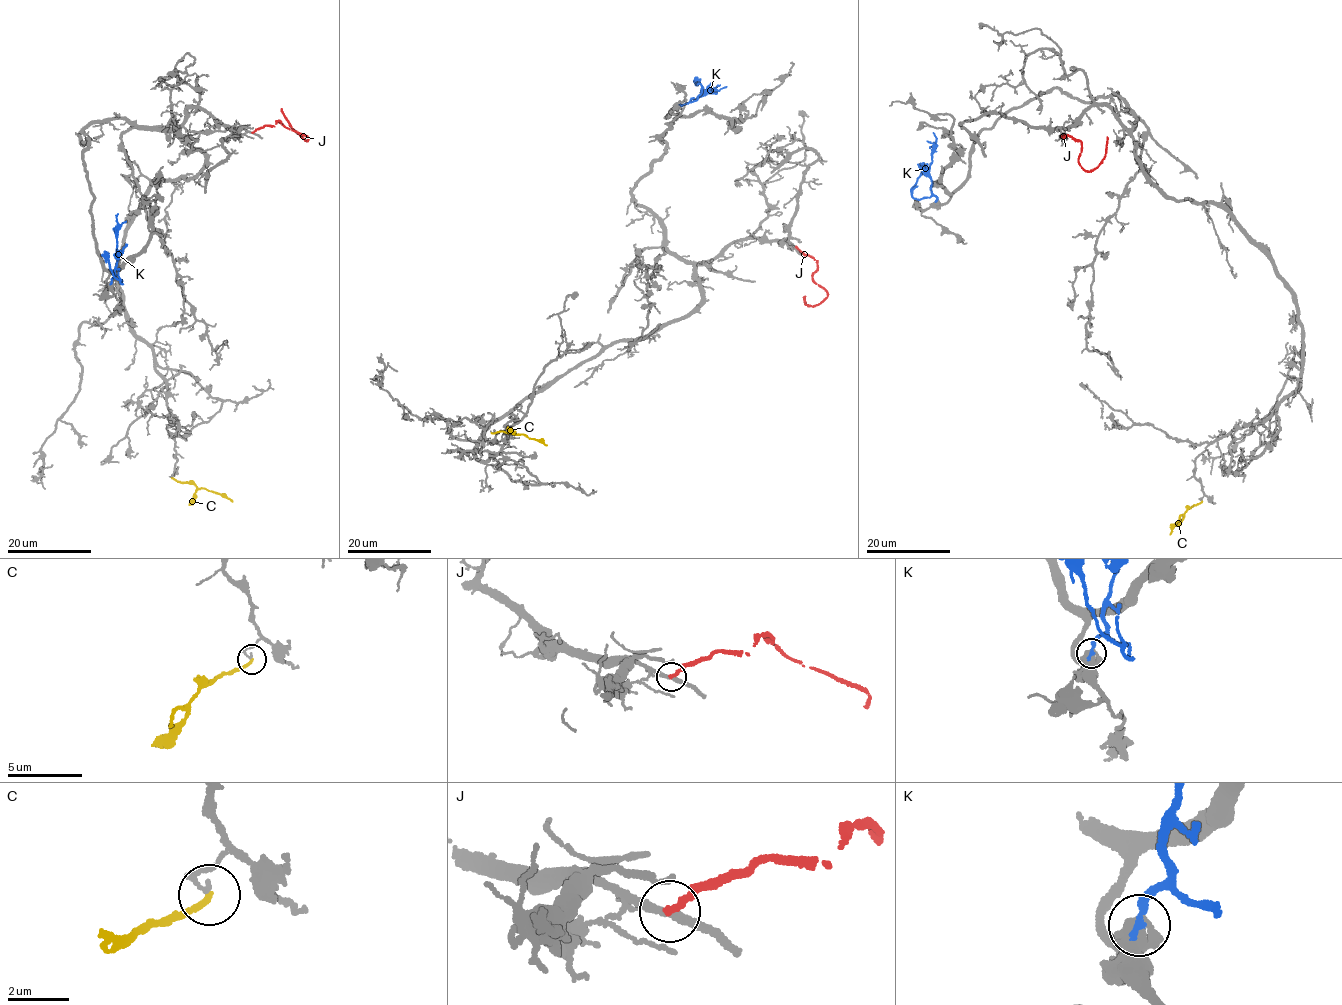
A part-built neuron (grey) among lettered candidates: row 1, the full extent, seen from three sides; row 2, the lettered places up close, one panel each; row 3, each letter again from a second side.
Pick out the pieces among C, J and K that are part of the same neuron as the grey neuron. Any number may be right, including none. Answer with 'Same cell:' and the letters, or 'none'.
Same cell: none

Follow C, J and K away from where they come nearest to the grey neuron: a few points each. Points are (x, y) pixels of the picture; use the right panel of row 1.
C: (1202, 501), (1179, 516), (1170, 534)
J: (1061, 137), (1079, 141), (1078, 158), (1081, 168), (1089, 171), (1099, 165), (1105, 154), (1107, 136)
K: (936, 200), (929, 174), (935, 140), (932, 133)

